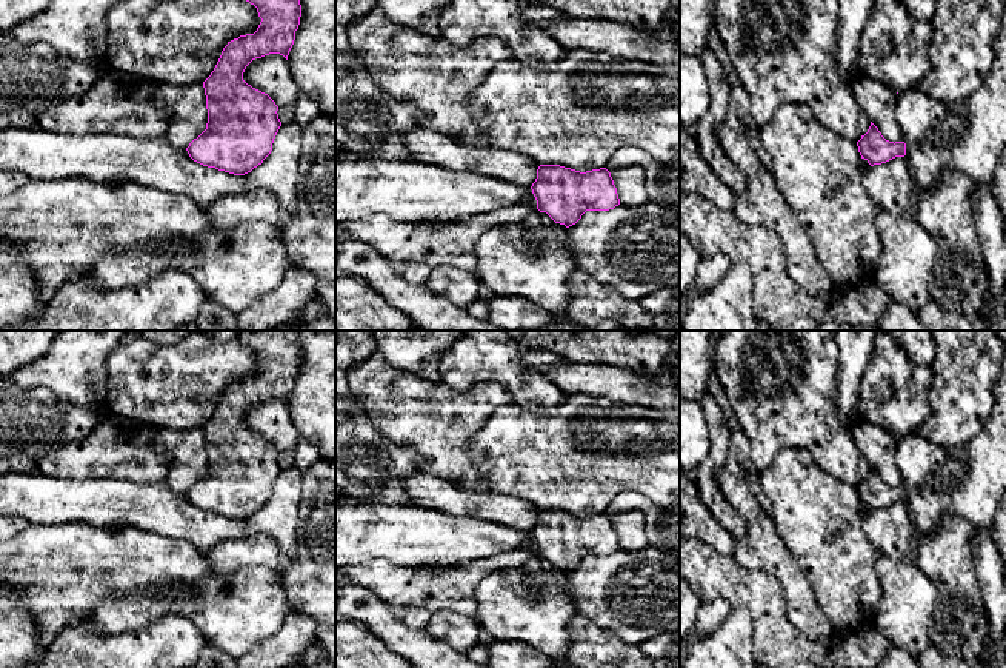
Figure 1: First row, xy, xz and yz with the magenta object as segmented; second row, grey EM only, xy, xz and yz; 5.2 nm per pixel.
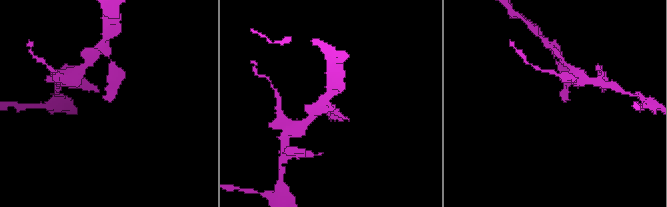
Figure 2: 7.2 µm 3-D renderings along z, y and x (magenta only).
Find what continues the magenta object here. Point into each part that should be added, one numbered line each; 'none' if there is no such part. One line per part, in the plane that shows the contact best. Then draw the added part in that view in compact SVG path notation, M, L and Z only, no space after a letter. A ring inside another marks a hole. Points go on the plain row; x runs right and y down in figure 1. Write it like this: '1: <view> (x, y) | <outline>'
none

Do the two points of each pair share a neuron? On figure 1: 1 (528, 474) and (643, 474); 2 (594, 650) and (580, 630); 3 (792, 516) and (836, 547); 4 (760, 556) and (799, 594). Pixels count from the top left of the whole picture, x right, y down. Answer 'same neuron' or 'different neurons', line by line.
1: same neuron
2: same neuron
3: same neuron
4: same neuron

